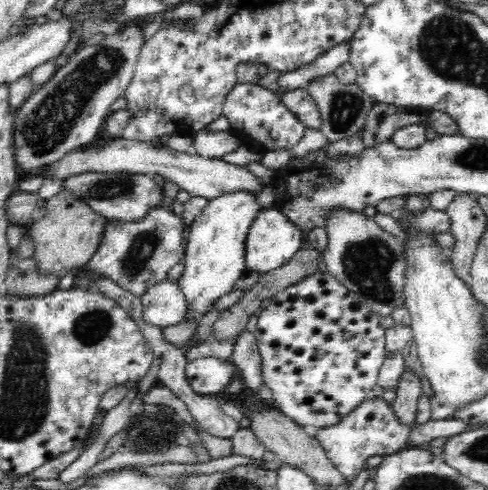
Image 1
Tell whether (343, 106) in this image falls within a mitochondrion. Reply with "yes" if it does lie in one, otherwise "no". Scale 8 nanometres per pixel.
yes

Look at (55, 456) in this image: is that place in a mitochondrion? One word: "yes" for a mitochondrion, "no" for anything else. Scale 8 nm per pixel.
no

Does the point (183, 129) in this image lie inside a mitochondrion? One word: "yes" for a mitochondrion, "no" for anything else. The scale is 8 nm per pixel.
no

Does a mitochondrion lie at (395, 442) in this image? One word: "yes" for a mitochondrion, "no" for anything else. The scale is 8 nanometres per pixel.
no

